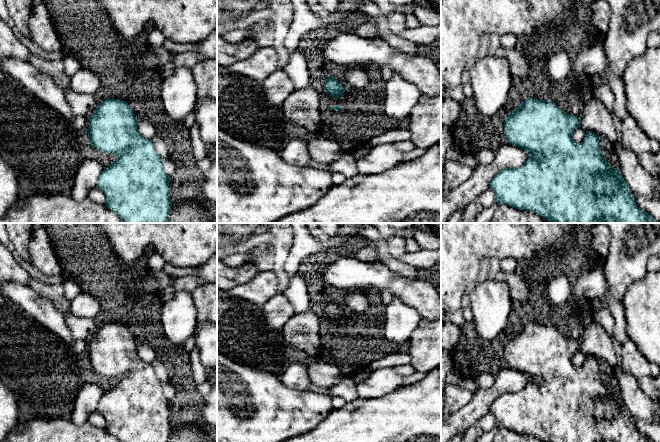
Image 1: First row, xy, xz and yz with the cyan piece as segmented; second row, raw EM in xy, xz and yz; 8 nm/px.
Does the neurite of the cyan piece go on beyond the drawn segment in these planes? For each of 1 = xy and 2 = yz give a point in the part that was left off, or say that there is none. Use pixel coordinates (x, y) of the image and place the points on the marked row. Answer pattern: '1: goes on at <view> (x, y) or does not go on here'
1: does not go on here
2: does not go on here

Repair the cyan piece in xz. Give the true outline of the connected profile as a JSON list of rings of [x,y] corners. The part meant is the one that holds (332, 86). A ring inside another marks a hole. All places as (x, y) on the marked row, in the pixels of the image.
[[[330,76],[325,80],[324,90],[332,97],[339,98],[347,90],[342,86],[334,76]]]

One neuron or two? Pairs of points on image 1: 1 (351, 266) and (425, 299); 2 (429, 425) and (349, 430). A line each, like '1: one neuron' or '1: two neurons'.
1: one neuron
2: one neuron

